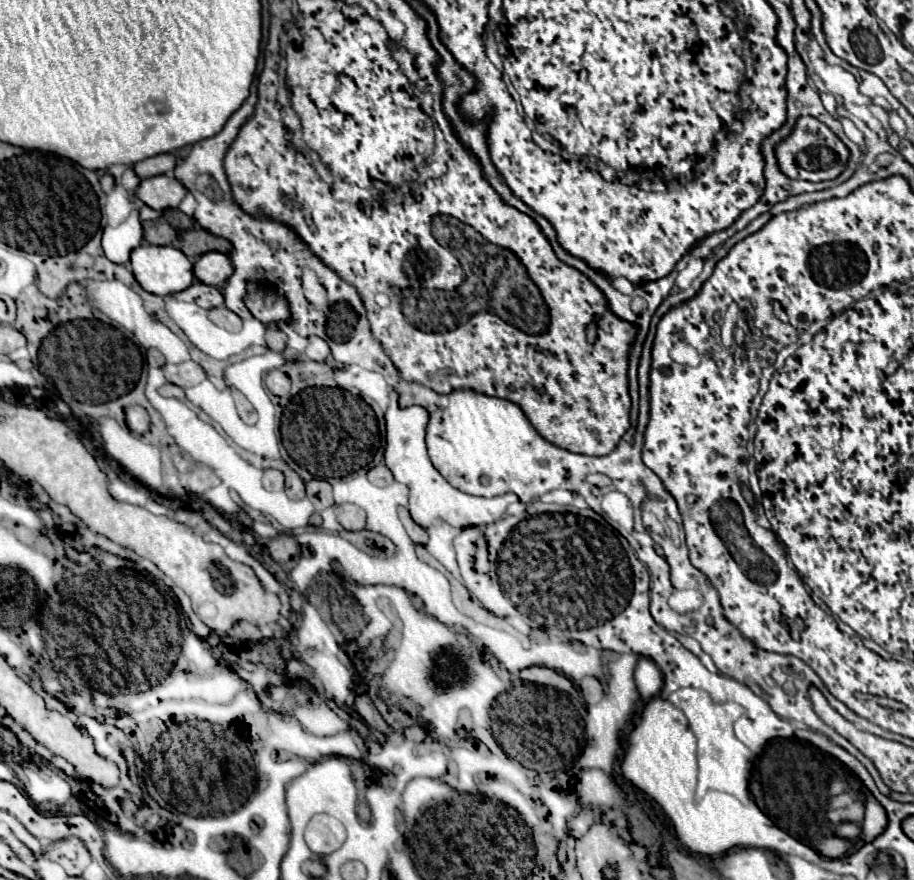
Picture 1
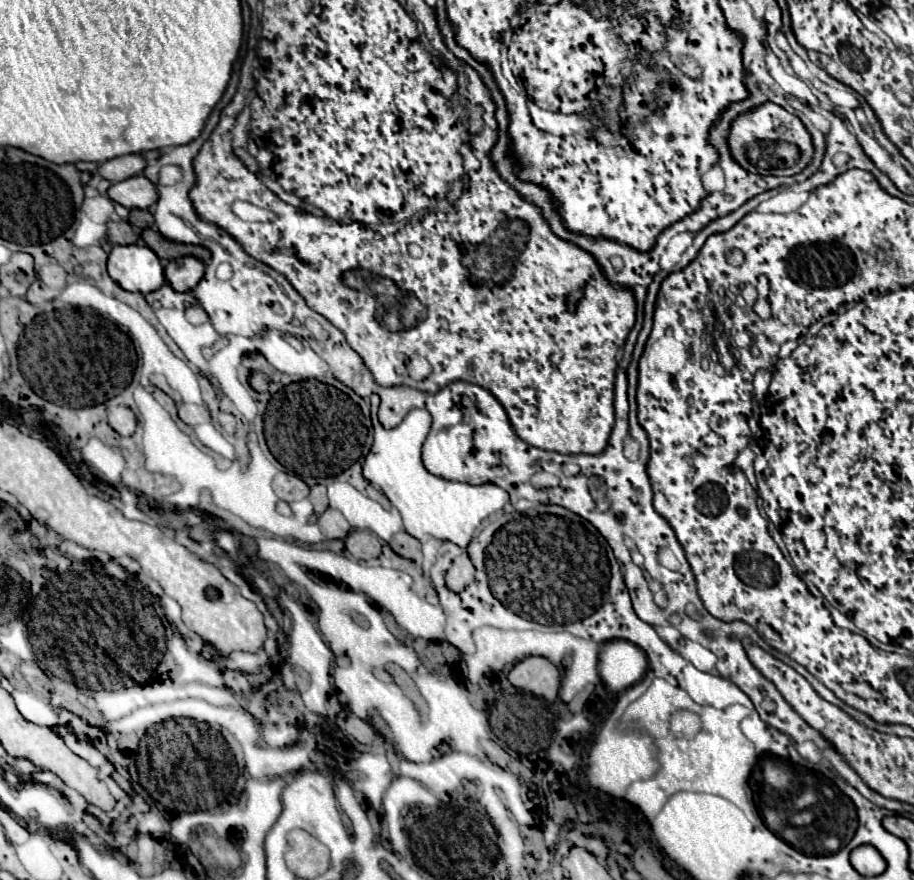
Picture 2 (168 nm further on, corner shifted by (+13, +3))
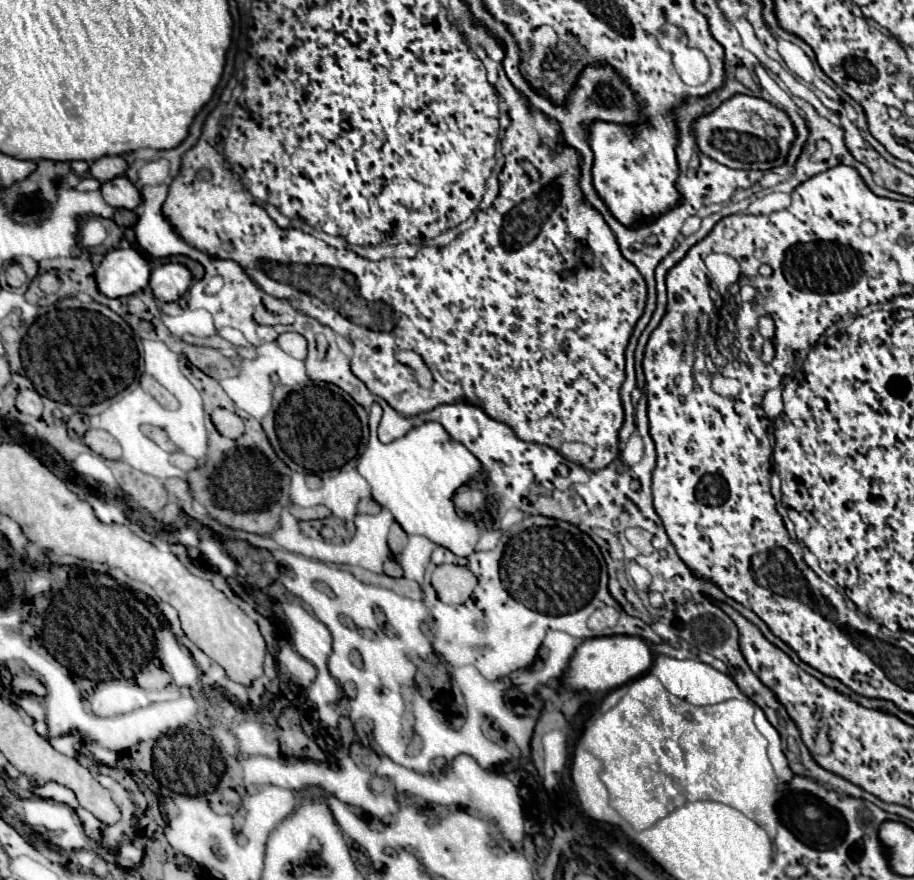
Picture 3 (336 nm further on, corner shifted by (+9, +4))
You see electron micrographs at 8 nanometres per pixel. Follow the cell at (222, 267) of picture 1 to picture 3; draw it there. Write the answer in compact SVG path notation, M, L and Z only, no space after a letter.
M163 264L151 272L149 288L153 290L155 298L163 302L177 302L187 290L193 280L193 274L183 264Z

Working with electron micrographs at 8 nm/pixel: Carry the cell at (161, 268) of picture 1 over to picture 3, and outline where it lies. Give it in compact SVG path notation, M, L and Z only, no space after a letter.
M133 248L111 250L95 274L99 290L109 298L119 298L145 290L149 286L151 266L149 260Z

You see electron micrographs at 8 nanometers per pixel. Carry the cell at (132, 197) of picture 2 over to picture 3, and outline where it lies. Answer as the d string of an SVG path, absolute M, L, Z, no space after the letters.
M117 176L101 186L101 194L107 204L115 208L127 208L133 210L141 204L141 190L127 178L127 176Z

